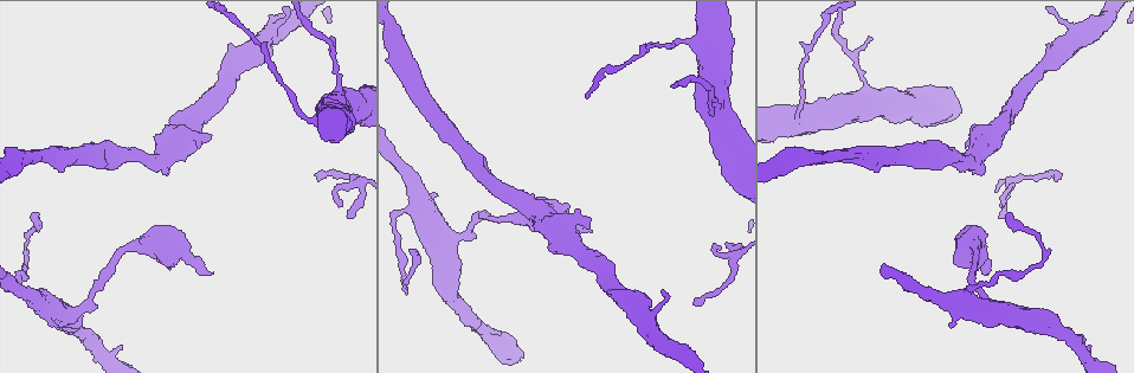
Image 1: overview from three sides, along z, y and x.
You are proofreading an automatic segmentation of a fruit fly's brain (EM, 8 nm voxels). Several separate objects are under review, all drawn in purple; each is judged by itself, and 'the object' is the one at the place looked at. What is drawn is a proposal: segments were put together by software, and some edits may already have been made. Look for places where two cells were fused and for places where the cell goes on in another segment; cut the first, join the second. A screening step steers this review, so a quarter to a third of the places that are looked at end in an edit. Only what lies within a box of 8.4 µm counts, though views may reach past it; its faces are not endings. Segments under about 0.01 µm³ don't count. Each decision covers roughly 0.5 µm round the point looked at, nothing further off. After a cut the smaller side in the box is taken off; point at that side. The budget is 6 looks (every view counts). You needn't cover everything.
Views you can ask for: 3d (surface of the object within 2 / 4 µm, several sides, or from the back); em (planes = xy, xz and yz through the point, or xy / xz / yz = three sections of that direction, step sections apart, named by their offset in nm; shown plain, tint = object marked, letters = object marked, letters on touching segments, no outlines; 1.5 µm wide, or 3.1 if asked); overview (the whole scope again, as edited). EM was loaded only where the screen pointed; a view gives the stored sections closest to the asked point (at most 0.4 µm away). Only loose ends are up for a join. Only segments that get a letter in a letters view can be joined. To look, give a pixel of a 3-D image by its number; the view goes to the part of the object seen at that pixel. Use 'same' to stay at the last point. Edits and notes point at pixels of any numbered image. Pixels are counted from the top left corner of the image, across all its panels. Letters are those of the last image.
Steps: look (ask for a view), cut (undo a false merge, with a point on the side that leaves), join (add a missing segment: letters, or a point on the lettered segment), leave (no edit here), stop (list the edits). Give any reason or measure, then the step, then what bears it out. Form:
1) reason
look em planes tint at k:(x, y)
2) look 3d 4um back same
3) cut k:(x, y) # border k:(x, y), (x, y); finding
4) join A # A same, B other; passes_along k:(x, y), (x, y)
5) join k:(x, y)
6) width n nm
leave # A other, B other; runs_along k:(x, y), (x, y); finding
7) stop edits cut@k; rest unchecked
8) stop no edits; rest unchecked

long arm stops here
look em xy step 8 letters at 1:(408, 250)

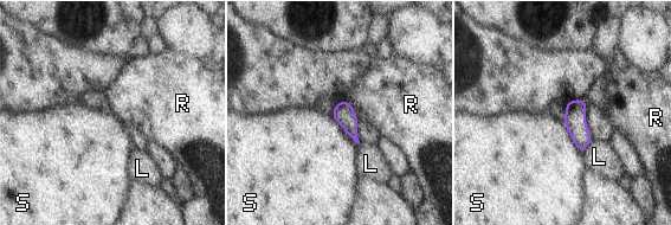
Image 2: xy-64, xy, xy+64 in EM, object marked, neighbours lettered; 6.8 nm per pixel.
cut it another way
look em planes letters same

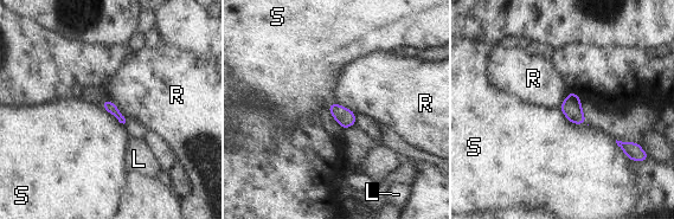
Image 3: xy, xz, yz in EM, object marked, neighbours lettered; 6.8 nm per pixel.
leave # L other, R other, S other; border 3:(560, 108), (570, 121), (588, 126); none of them fits

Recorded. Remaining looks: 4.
an open end
look 3d 2um at 1:(437, 195)

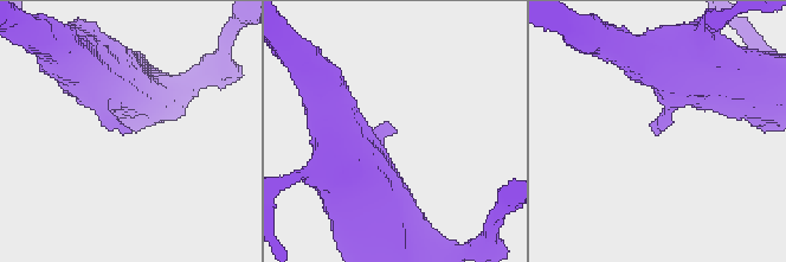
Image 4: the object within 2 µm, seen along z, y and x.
shape alone is not enough
look em planes plain at 4:(394, 133)

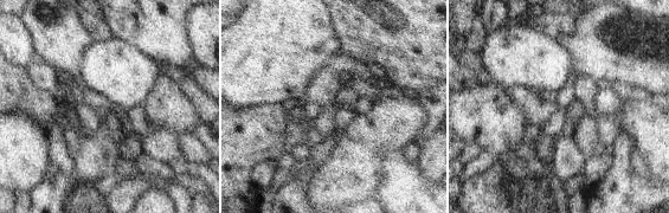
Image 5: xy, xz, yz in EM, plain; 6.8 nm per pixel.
see the neighbours
look em planes letters same

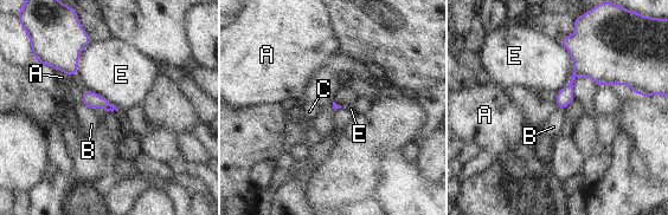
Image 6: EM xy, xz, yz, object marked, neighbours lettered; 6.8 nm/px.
leave # A other, B other, C other, E other; border 6:(558, 40), (573, 73), (557, 93); none of them fits

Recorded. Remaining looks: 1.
stop no edits; rest unchecked

